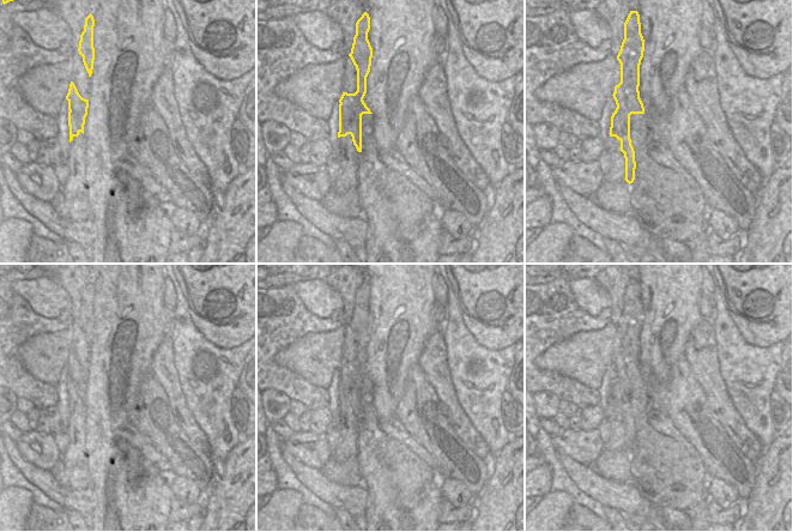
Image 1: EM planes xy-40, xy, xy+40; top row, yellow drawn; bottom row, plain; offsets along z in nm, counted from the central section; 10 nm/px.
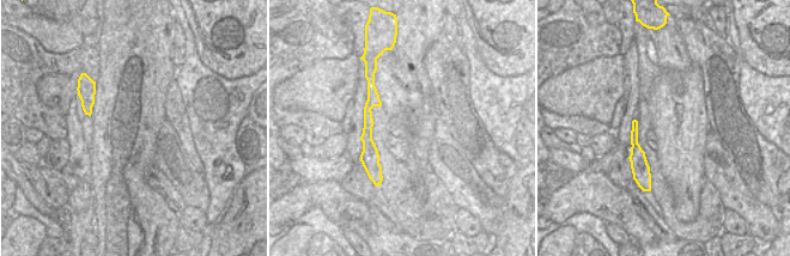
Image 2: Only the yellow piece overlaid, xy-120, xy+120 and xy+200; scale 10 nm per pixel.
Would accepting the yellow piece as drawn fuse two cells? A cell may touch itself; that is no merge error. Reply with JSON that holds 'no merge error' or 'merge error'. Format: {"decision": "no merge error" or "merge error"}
{"decision": "merge error"}

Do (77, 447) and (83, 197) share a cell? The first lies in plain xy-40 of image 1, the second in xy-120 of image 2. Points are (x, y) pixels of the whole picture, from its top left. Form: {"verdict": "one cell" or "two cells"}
{"verdict": "one cell"}

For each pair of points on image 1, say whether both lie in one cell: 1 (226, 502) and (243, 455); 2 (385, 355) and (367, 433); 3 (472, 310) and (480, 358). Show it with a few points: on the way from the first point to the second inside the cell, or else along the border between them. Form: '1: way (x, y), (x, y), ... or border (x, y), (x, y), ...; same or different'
1: way (238, 490), (242, 487), (243, 467); same
2: way (385, 374), (385, 404), (375, 413); same
3: border (462, 320), (482, 345), (494, 350), (506, 348); different

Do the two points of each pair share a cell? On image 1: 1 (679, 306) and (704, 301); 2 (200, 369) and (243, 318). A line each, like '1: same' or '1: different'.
1: different
2: different

